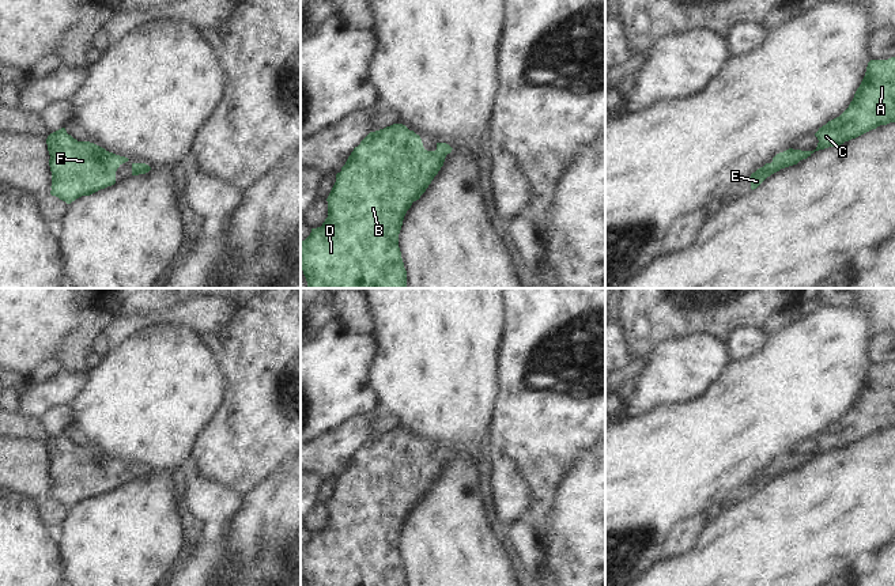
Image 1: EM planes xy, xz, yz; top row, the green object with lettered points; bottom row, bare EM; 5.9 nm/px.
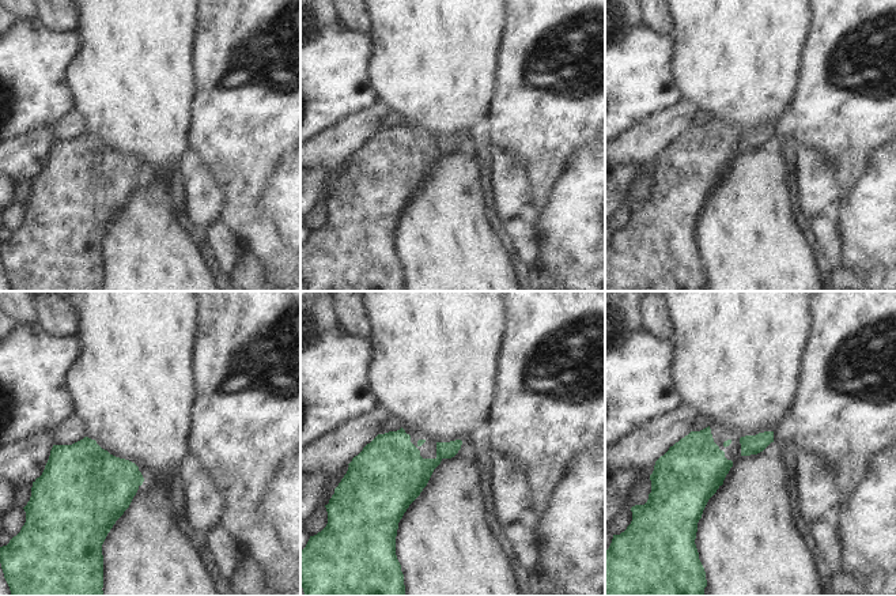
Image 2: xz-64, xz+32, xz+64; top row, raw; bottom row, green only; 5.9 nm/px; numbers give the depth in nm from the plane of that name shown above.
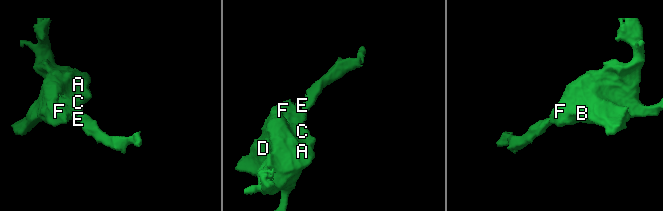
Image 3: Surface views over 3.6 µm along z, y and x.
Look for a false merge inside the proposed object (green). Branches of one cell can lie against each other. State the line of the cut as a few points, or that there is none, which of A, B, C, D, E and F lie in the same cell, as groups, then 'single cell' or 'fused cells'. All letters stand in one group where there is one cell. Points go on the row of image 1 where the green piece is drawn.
no cut | A B C D E F | single cell

